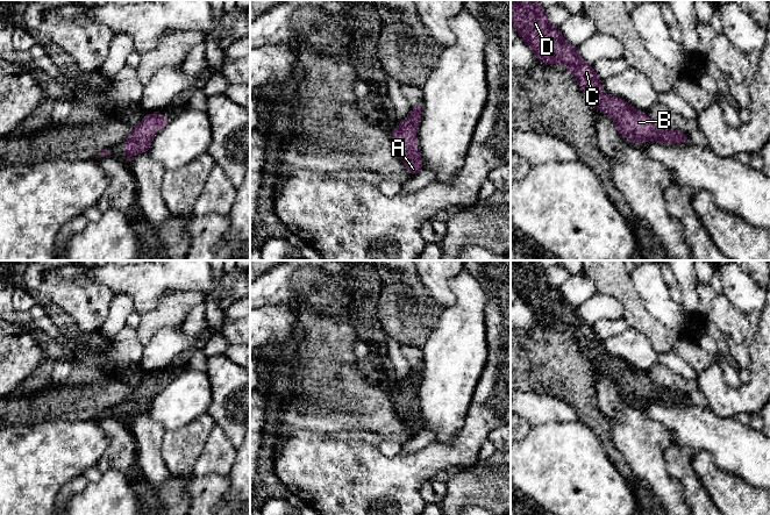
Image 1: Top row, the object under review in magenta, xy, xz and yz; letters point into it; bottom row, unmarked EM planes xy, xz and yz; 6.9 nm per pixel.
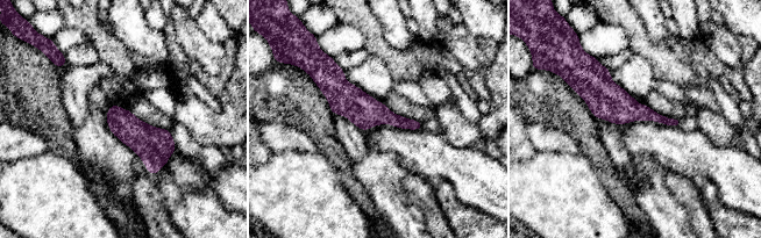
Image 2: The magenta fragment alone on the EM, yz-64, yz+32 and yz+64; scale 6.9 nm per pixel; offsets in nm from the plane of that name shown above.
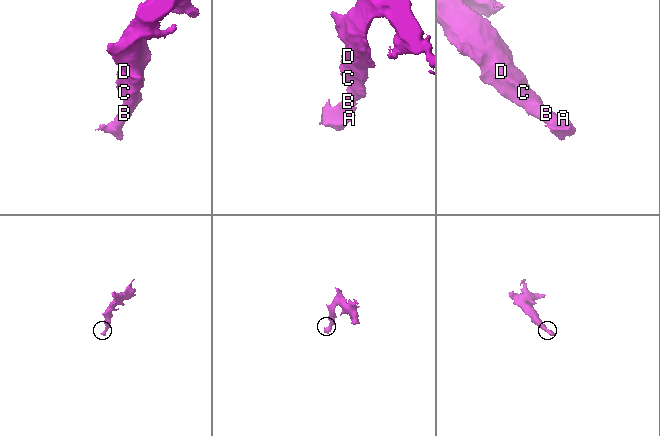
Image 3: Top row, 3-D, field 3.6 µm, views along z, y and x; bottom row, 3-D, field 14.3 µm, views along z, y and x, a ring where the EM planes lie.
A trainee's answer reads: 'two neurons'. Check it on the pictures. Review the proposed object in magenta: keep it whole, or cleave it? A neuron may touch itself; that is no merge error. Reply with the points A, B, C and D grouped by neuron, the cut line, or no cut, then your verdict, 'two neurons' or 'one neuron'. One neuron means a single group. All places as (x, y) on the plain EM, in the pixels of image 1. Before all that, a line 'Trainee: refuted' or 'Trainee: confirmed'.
Trainee: refuted
A B C D | no cut | one neuron

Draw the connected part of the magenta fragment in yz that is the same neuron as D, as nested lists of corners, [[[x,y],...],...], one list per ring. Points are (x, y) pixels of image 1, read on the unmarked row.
[[[511,260],[511,285],[539,322],[562,324],[575,336],[593,371],[607,373],[623,399],[635,406],[649,400],[668,405],[690,402],[687,394],[656,384],[648,373],[640,372],[620,357],[607,356],[593,326],[580,317],[578,307],[570,305],[558,287],[549,284],[546,270],[537,260]]]

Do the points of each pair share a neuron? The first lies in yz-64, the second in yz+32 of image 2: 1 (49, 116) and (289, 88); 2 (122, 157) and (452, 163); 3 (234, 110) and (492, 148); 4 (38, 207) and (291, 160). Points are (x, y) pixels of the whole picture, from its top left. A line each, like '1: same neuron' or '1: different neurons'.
1: same neuron
2: different neurons
3: different neurons
4: same neuron

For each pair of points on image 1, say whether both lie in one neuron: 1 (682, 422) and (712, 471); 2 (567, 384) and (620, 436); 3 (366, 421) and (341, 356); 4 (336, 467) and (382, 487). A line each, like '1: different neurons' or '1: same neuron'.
1: different neurons
2: different neurons
3: same neuron
4: same neuron

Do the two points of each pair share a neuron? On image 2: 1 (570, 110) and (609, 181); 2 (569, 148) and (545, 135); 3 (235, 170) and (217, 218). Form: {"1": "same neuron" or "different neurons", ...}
{"1": "same neuron", "2": "same neuron", "3": "different neurons"}

